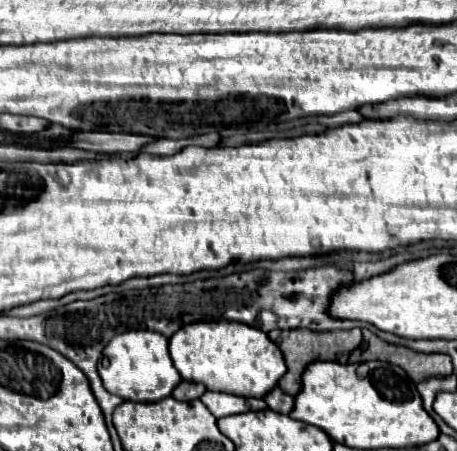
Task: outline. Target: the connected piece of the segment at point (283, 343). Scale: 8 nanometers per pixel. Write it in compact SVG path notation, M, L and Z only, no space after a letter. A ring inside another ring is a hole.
M284 330L282 336L280 336L280 350L286 358L286 366L288 366L288 372L280 378L278 382L278 388L282 388L286 394L290 396L296 396L300 390L302 390L302 374L304 370L308 368L308 364L316 362L316 360L340 360L344 356L344 362L348 362L348 354L358 346L358 344L350 344L350 340L358 340L360 338L360 330L336 330L336 332L326 332L326 334L312 334L310 330ZM334 340L344 340L344 342L334 342Z

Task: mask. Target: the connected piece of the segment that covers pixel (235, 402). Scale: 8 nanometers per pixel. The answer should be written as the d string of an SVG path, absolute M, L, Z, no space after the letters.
M204 392L200 400L216 418L268 408L262 398L234 398L234 394L218 394L218 392L214 392L214 394Z

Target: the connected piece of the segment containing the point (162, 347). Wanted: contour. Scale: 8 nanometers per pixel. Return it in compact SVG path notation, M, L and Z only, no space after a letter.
M130 330L114 336L102 352L98 374L110 394L134 402L158 402L168 398L178 382L182 382L168 352L168 338L150 330Z

